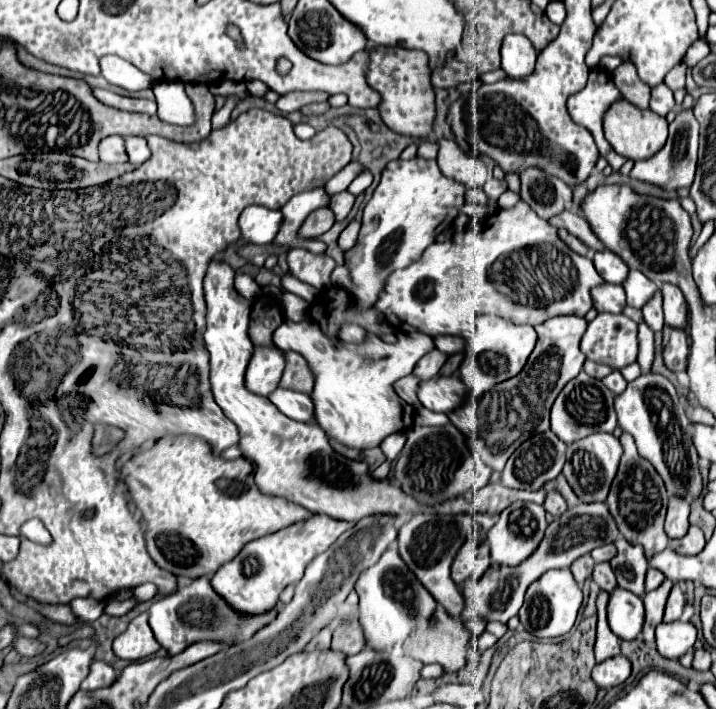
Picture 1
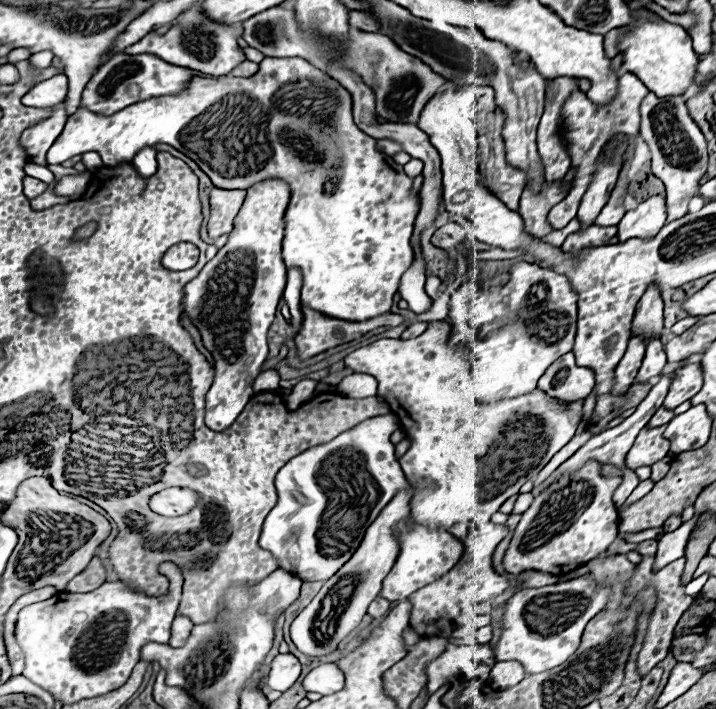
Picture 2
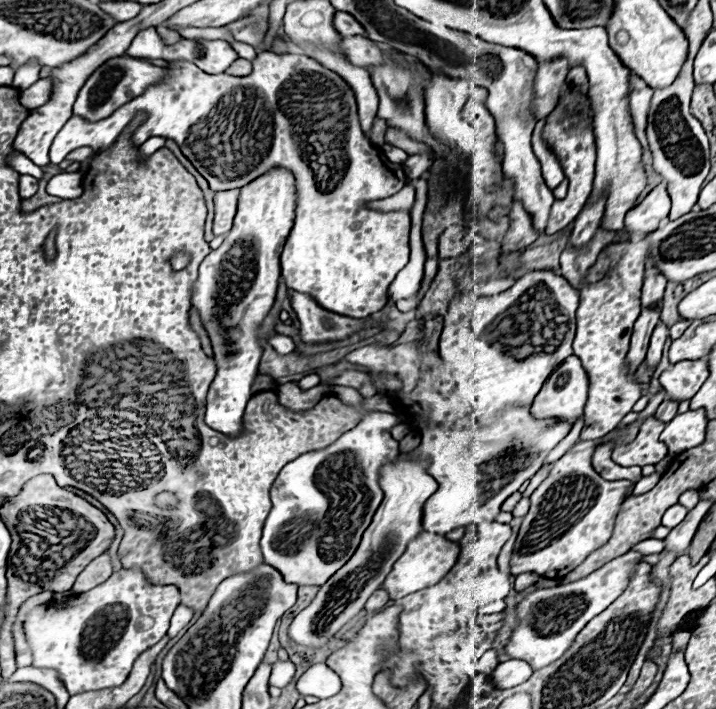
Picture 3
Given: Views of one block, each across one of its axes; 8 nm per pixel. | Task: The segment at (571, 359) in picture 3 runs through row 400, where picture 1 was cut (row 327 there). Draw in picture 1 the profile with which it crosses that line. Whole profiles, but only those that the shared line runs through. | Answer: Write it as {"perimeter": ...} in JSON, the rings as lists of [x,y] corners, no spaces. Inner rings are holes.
{"perimeter":[[[556,316],[538,324],[536,326],[538,342],[526,366],[518,376],[508,380],[504,388],[496,388],[496,400],[492,400],[492,404],[496,404],[496,412],[492,412],[496,420],[488,416],[488,432],[484,432],[484,436],[488,436],[484,444],[492,444],[492,440],[496,440],[496,448],[480,448],[480,452],[492,452],[492,456],[484,456],[484,464],[490,466],[492,472],[500,474],[508,456],[524,440],[528,440],[536,432],[546,432],[550,428],[552,402],[556,400],[564,384],[582,370],[582,364],[586,360],[586,356],[578,348],[584,328],[586,320],[576,316]]]}

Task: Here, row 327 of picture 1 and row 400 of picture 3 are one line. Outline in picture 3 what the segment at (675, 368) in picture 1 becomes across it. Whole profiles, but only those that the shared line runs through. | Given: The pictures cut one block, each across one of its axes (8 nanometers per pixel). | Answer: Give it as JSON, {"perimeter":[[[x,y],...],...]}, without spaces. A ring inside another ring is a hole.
{"perimeter":[[[664,400],[664,402],[658,406],[654,418],[660,420],[660,422],[668,422],[668,420],[672,420],[672,416],[676,416],[676,410],[678,410],[678,402]]]}

